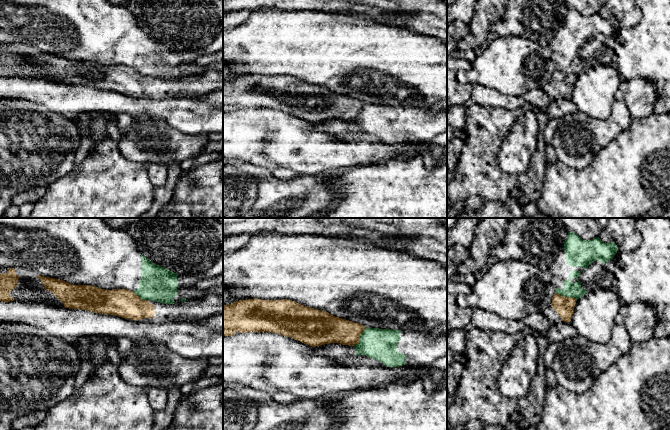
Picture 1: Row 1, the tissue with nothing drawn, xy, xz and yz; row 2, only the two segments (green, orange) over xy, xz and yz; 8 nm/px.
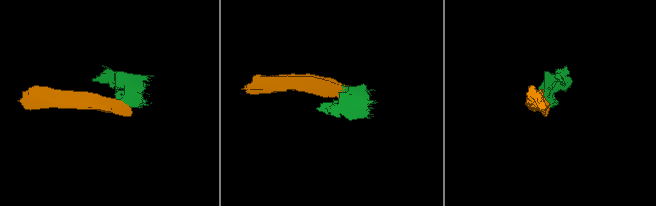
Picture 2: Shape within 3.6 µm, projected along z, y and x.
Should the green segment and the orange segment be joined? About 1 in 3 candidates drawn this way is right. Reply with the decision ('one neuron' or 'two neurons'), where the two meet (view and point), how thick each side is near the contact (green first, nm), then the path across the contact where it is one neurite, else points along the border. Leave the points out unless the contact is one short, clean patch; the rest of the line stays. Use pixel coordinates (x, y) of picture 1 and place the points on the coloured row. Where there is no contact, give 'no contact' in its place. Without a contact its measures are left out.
two neurons | xz (360, 337) | 260/220 nm | along xz (366, 327), (361, 333), (359, 341), (353, 345)

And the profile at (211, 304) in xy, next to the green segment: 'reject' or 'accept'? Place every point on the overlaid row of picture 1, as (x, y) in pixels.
reject

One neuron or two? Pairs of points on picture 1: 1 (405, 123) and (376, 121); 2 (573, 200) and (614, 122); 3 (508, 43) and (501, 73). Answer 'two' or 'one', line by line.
1: one
2: two
3: one

